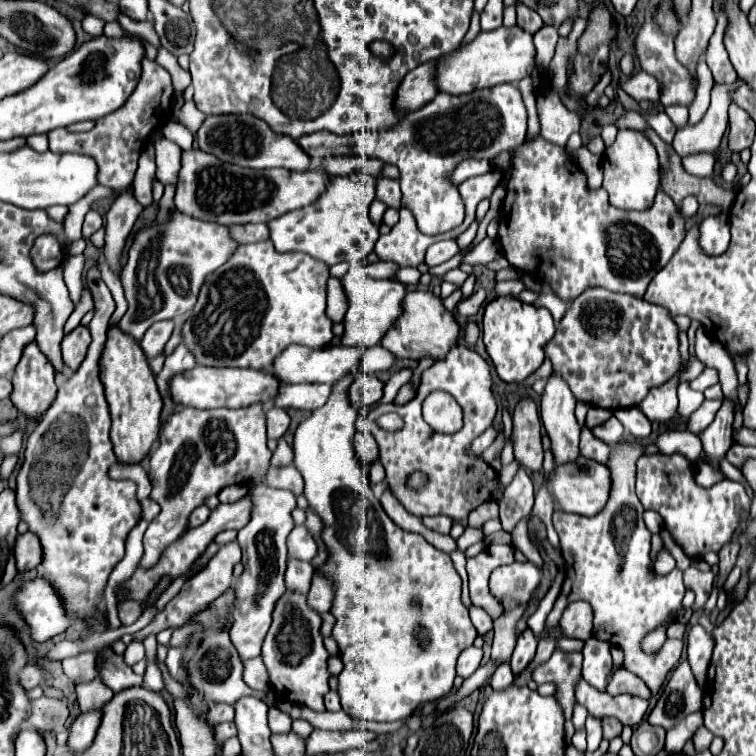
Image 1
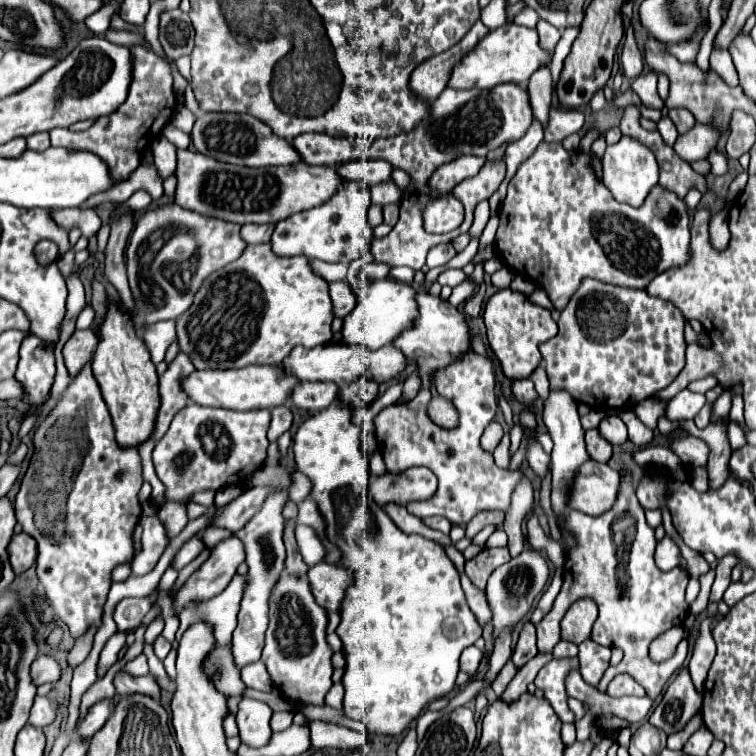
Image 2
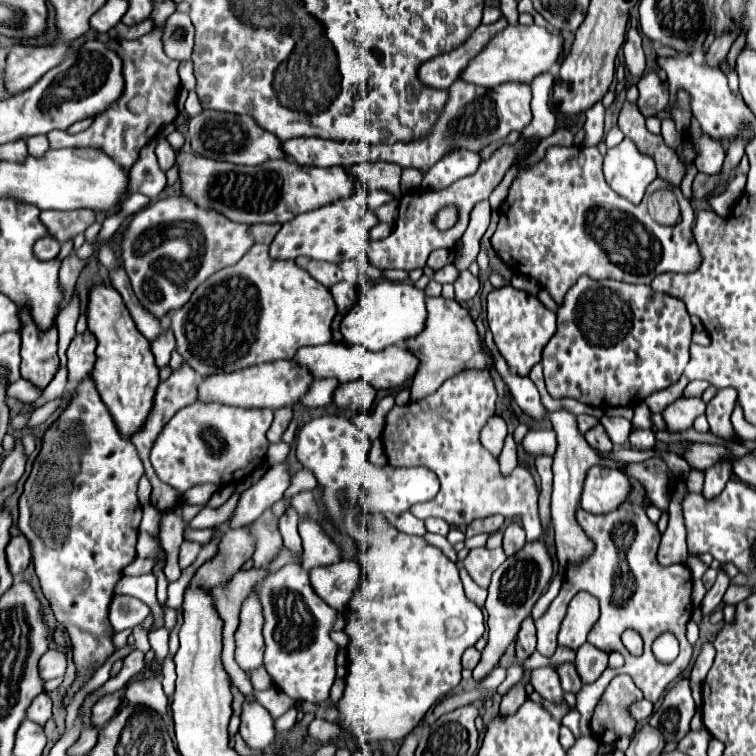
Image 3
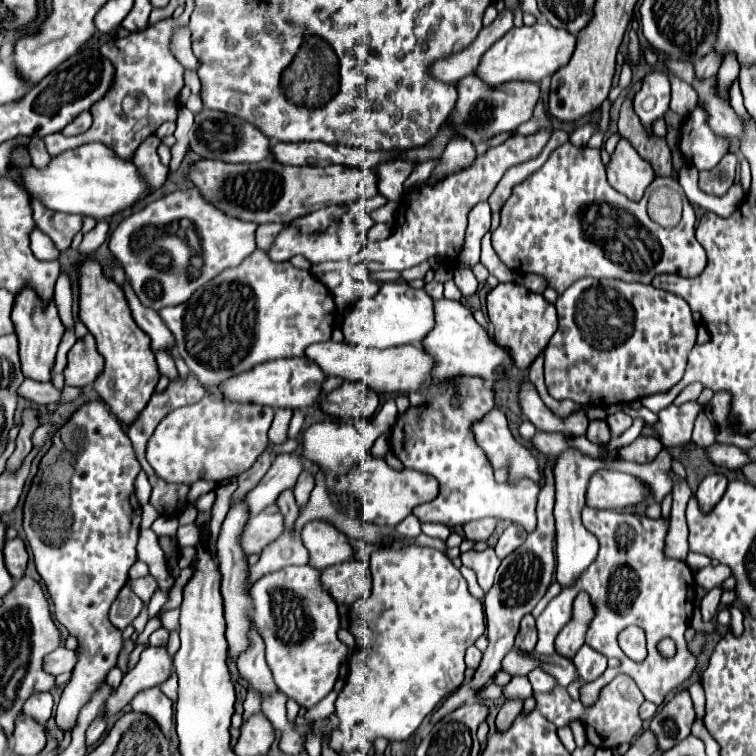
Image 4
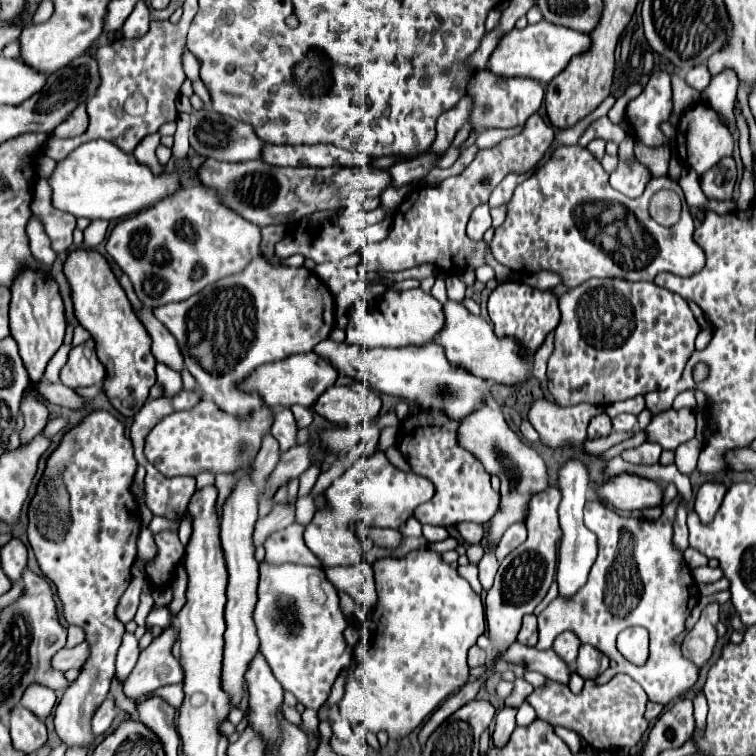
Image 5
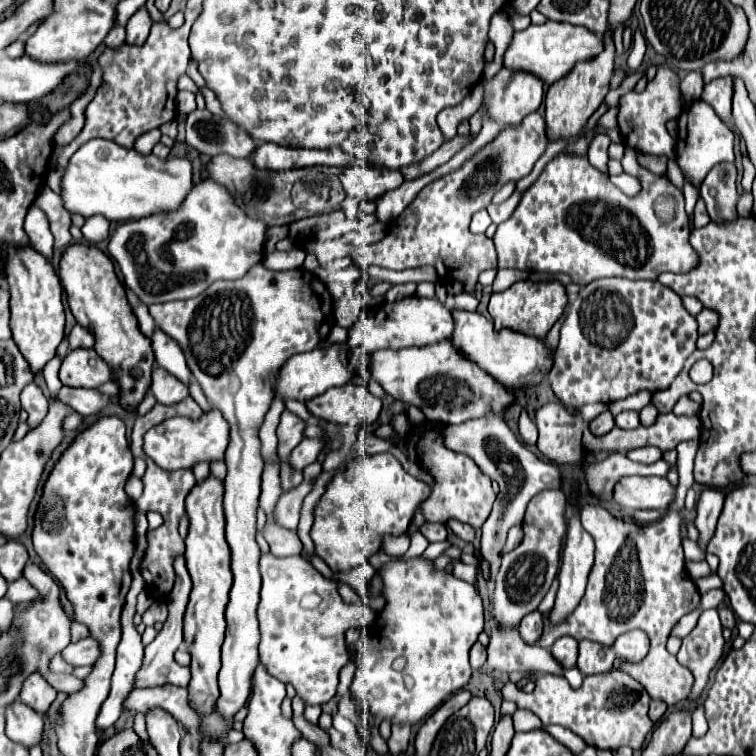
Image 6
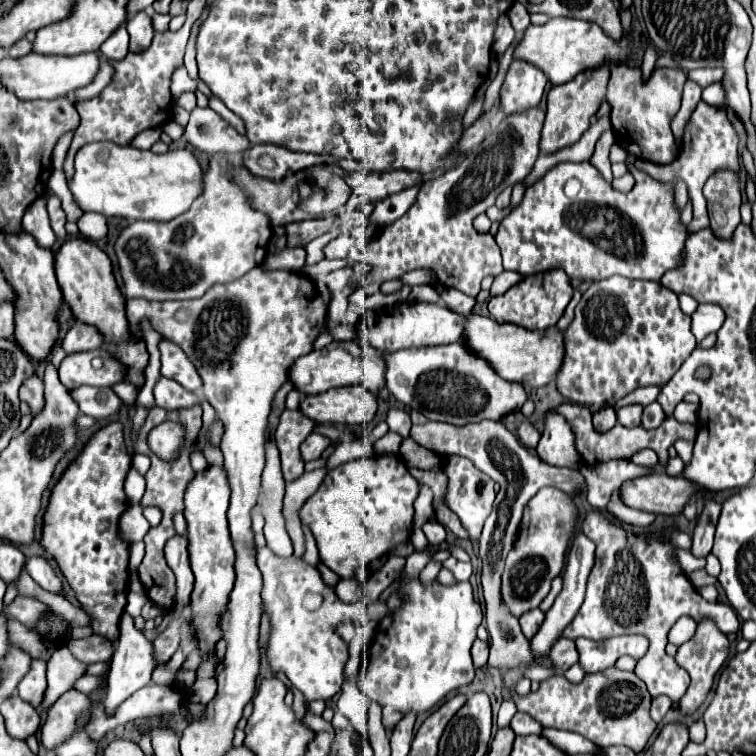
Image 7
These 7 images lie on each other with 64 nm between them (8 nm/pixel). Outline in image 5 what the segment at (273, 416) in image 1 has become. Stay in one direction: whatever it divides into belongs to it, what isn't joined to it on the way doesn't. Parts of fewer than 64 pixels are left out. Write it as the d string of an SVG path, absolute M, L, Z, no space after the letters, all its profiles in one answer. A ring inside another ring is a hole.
M280 408L274 416L270 434L278 440L282 452L290 450L296 444L296 432L298 432L298 428L296 428L296 420L294 420L290 408Z

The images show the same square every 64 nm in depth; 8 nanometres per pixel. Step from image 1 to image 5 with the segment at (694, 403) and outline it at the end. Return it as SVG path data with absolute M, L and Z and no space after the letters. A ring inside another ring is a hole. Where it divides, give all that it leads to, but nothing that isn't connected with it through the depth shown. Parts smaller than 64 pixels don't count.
M664 410L652 418L646 428L648 442L658 442L664 450L676 450L682 442L694 438L696 432L696 410Z

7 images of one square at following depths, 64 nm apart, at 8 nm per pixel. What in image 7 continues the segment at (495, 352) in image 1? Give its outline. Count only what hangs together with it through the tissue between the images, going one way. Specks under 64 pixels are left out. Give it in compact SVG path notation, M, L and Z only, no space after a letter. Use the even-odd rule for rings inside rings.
M550 270L550 272L536 274L536 276L526 276L522 282L512 286L506 294L494 296L488 302L488 310L498 324L510 322L526 330L546 330L560 320L564 308L568 306L572 298L572 292L574 290L568 282L568 276L562 270Z

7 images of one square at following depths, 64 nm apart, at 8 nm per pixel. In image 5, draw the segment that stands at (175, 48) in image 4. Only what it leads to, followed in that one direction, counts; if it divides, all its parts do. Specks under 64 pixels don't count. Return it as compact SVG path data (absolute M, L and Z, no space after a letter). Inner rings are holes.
M184 50L182 62L184 62L184 72L186 72L186 76L188 76L190 80L196 80L196 78L198 78L198 68L200 68L200 62L196 60L196 56L194 56L190 50Z

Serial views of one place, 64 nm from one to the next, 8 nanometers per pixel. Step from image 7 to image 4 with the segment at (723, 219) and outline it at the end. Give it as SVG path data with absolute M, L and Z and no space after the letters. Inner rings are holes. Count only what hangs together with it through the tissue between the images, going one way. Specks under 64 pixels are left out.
M728 152L714 170L700 172L700 180L698 180L700 190L706 194L724 196L728 188L734 184L736 164L738 164L738 156L734 152Z

